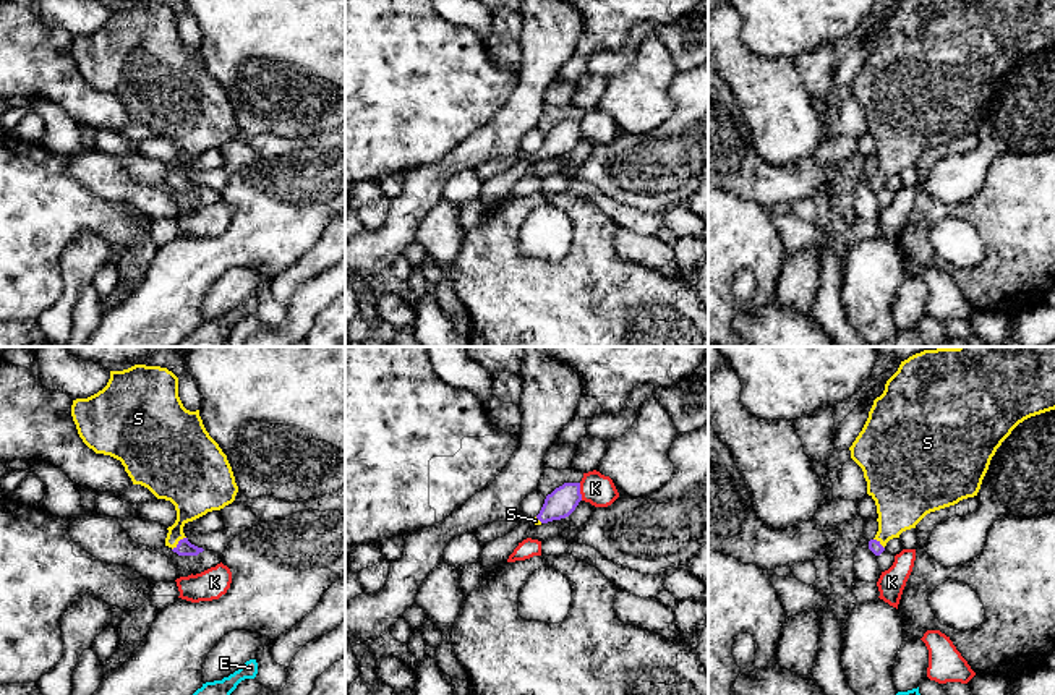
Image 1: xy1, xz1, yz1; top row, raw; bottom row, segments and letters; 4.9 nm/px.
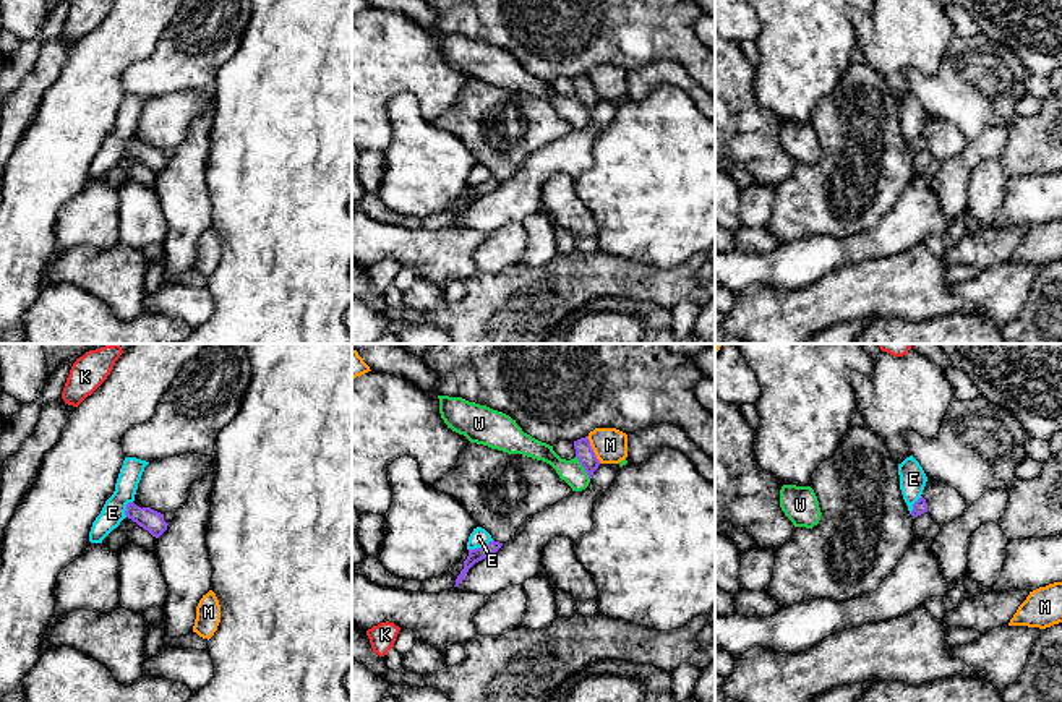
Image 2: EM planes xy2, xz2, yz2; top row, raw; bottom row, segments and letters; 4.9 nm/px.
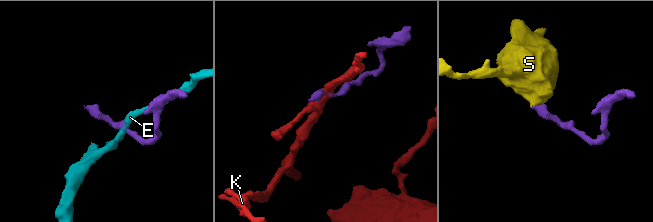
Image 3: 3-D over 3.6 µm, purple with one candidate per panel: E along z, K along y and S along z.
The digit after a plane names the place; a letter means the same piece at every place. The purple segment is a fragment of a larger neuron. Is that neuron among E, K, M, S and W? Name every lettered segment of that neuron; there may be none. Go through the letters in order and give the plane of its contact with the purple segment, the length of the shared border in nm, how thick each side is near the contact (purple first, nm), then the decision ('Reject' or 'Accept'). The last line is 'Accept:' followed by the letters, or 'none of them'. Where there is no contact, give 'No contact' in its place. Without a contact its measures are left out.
E: Touches purple in xz2. Shared border 140 nm. Thickness 70 nm (purple) against 90 nm. Reject
K: Touches purple in xz1. Shared border 90 nm. Thickness 150 nm (purple) against 160 nm. Reject
M: Touches purple in xz2. Shared border 150 nm. Thickness 90 nm (purple) against 170 nm. Reject
S: Touches purple in xy1. Shared border 100 nm. Thickness 80 nm (purple) against 220 nm. Accept
W: Touches purple in xz2. Shared border 140 nm. Thickness 90 nm (purple) against 110 nm. Reject
Accept: S

